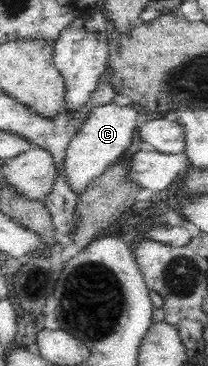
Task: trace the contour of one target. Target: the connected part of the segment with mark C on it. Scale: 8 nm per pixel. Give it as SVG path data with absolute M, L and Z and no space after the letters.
M111 103L95 108L82 124L79 133L70 141L63 160L63 176L68 187L77 196L86 192L95 178L128 154L127 148L133 142L133 134L139 132L137 110L133 110L133 106L119 106Z

